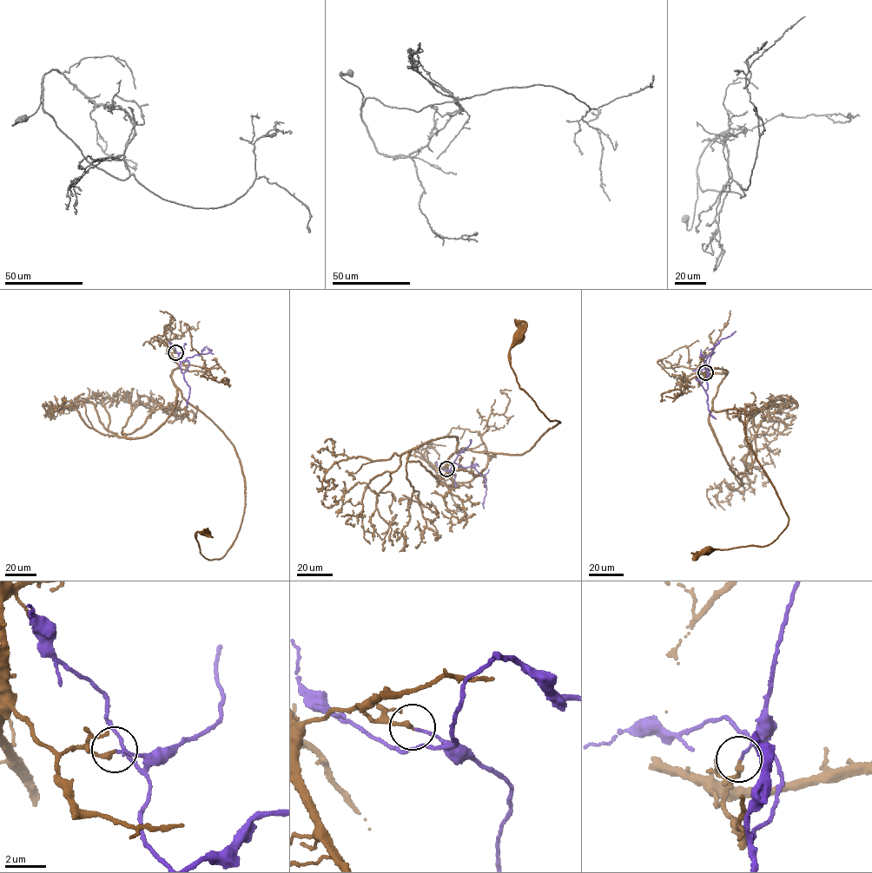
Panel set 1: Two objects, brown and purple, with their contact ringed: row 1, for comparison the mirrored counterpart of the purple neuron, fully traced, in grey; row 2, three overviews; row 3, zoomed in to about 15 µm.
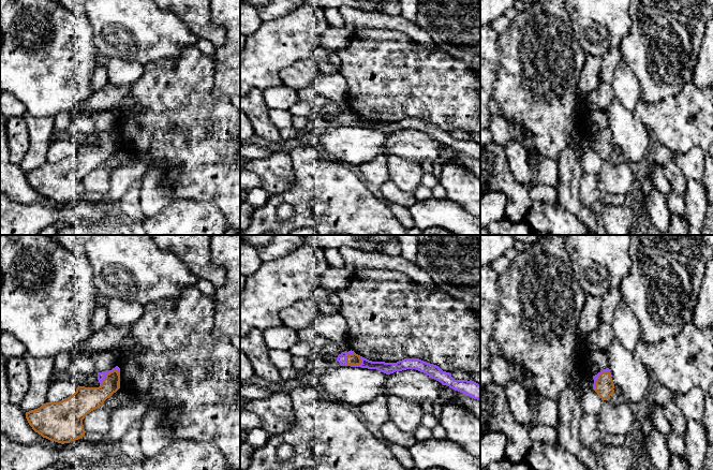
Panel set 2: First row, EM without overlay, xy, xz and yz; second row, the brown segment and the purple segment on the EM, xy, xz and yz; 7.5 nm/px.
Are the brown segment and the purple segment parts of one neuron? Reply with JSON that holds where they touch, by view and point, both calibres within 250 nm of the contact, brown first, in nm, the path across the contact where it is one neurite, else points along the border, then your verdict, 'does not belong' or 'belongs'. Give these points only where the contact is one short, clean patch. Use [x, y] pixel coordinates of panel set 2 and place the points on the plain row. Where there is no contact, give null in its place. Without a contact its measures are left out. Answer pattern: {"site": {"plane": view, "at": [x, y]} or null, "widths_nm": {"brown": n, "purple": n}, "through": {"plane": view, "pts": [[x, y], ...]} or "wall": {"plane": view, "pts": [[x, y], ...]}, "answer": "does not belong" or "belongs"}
{"site": {"plane": "xz", "at": [351, 123]}, "widths_nm": {"brown": 90, "purple": 80}, "answer": "does not belong"}

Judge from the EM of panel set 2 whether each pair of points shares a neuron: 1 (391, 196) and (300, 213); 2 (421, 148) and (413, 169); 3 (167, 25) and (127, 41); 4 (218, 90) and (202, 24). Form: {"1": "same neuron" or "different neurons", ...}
{"1": "different neurons", "2": "different neurons", "3": "same neuron", "4": "different neurons"}

